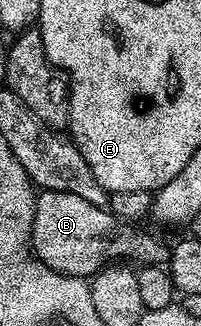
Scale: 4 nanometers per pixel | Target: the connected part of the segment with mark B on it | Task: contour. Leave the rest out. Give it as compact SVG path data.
M41 191L36 198L31 245L39 260L46 262L46 266L50 266L50 270L58 270L63 276L91 278L101 268L119 261L121 258L140 266L163 265L169 259L170 244L167 244L158 233L147 232L146 229L140 227L144 226L136 222L121 223L107 207L94 206L90 202L86 202L86 198L78 198L78 194Z

